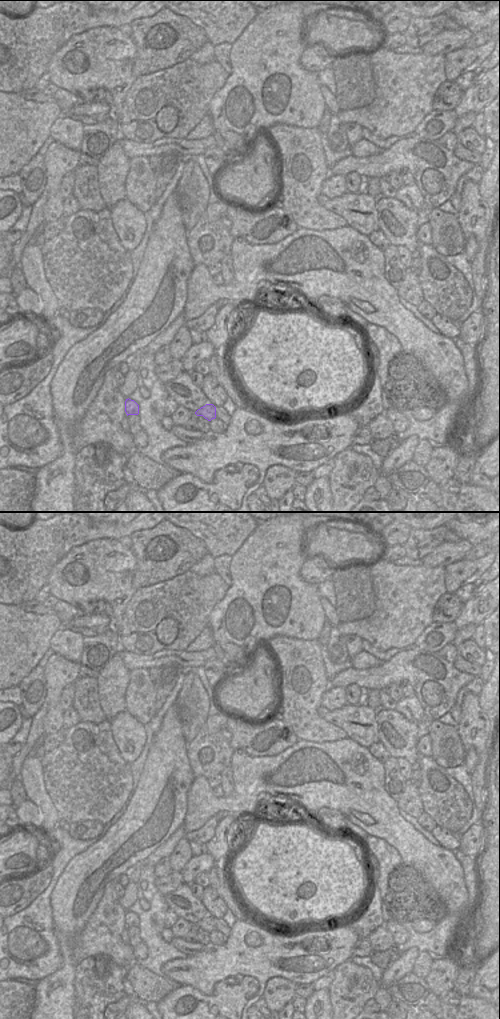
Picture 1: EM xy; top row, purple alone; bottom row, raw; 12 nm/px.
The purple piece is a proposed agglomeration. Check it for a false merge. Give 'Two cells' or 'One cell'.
Two cells.

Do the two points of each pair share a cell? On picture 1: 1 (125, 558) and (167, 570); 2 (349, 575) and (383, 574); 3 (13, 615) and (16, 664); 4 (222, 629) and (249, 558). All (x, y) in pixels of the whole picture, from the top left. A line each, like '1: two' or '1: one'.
1: two
2: two
3: one
4: one

